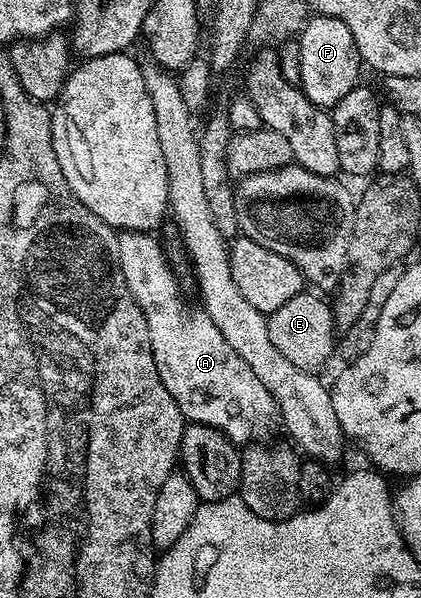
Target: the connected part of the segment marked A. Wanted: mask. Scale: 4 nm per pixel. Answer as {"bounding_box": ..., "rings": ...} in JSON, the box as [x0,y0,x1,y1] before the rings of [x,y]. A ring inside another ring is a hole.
{"bounding_box":[117,232,279,446],"rings":[[[121,232],[117,238],[117,261],[123,270],[127,290],[131,290],[139,310],[143,310],[143,318],[147,318],[151,350],[159,378],[163,378],[163,386],[167,386],[171,398],[175,398],[186,421],[211,426],[238,446],[268,441],[265,439],[279,428],[277,403],[275,398],[271,398],[271,390],[267,390],[267,386],[263,386],[263,382],[259,382],[259,377],[252,372],[251,366],[247,366],[247,362],[243,362],[235,350],[231,350],[231,346],[227,346],[223,334],[219,334],[219,326],[215,326],[209,316],[192,316],[189,313],[189,308],[181,297],[181,288],[169,269],[169,260],[155,237],[156,235],[143,232]]]}

